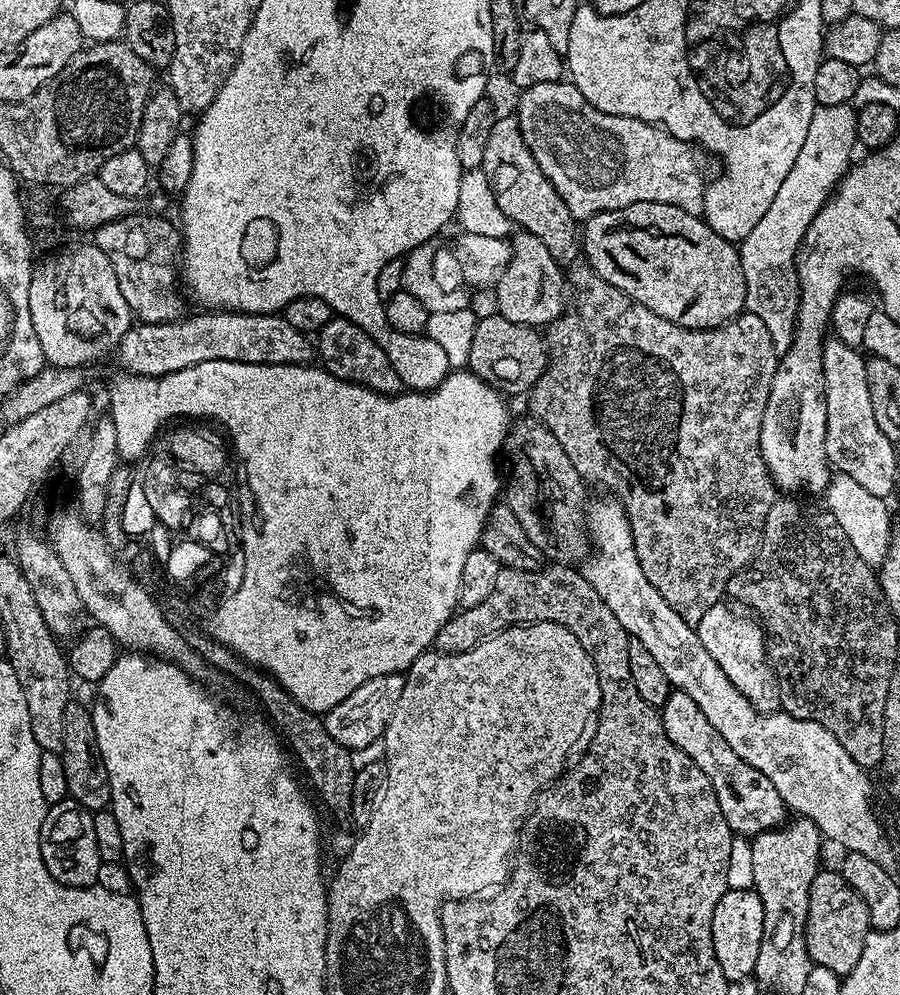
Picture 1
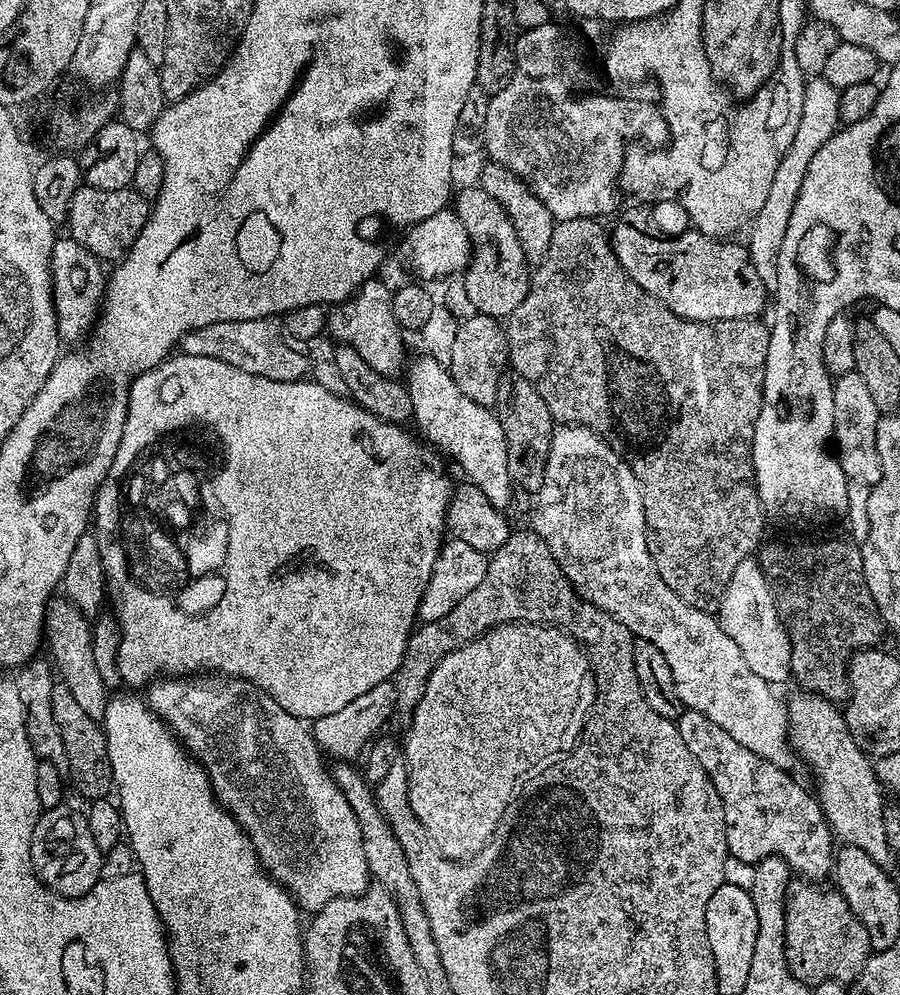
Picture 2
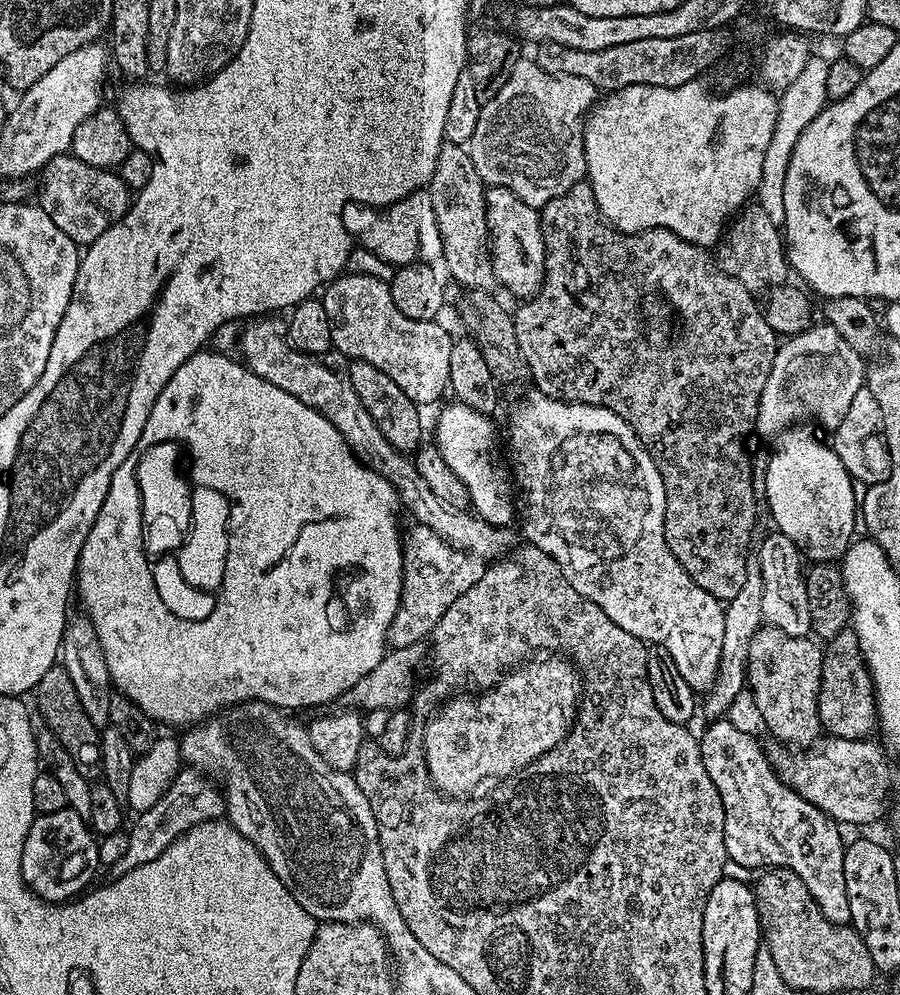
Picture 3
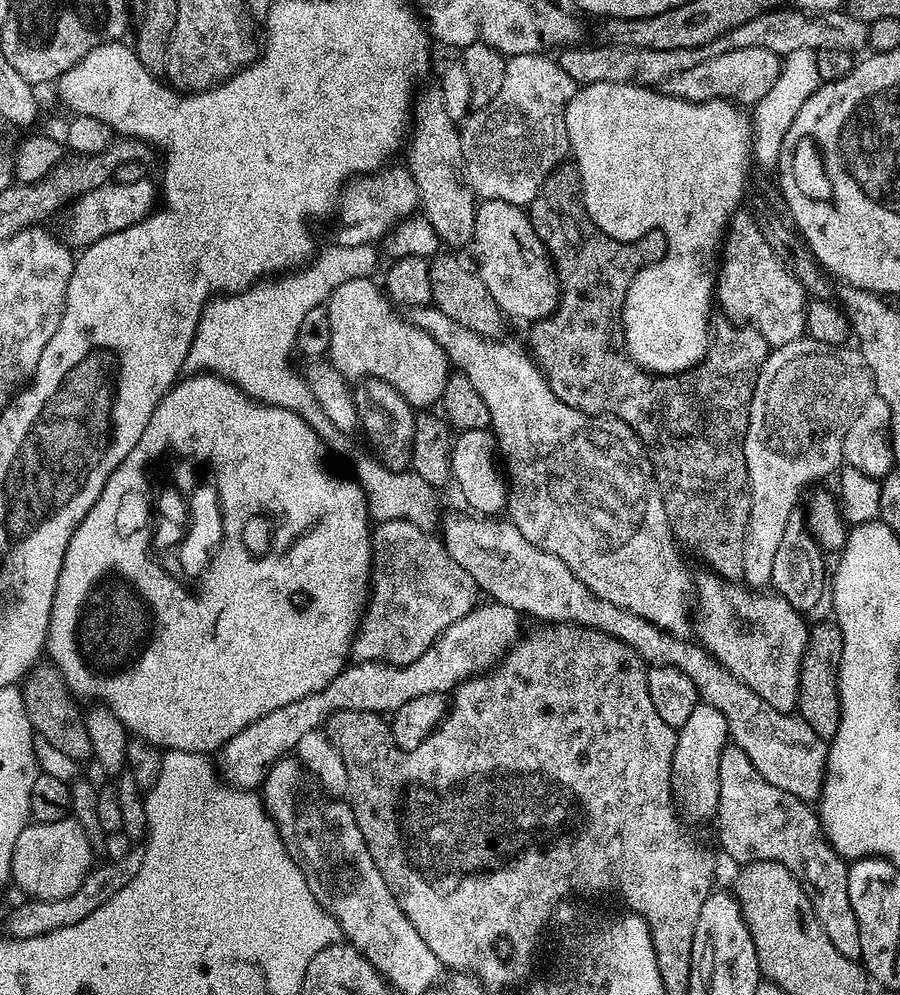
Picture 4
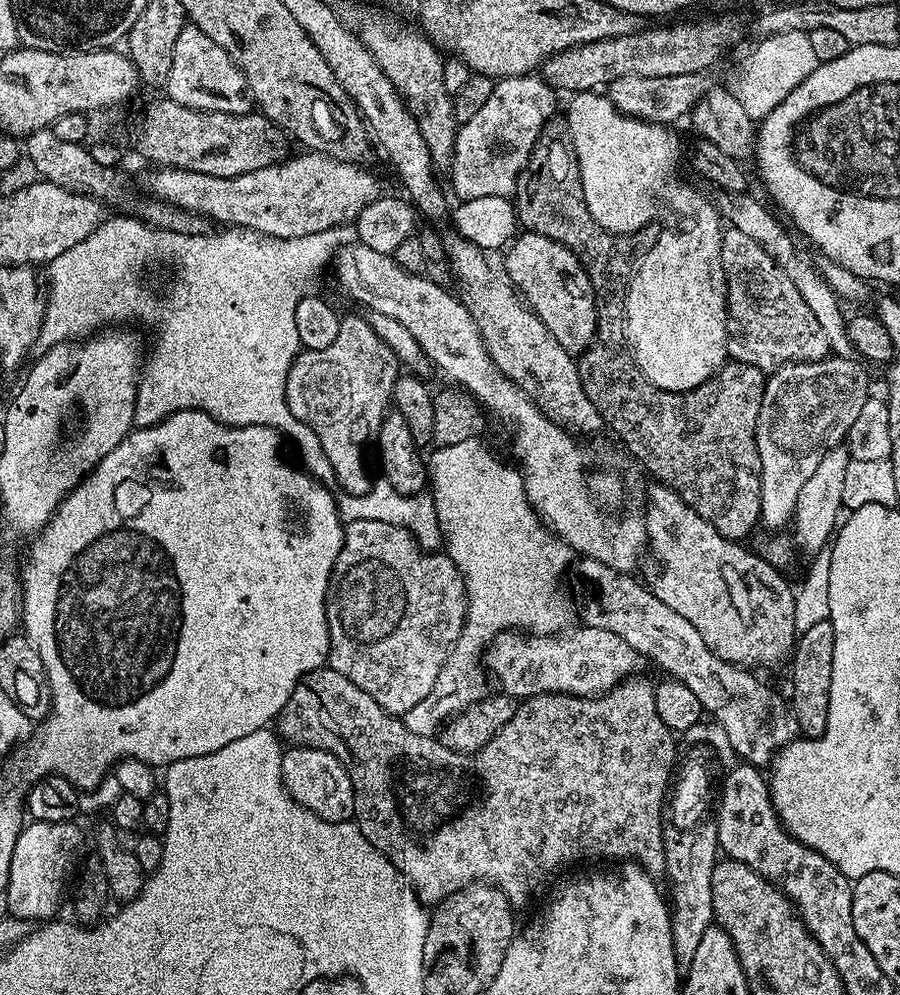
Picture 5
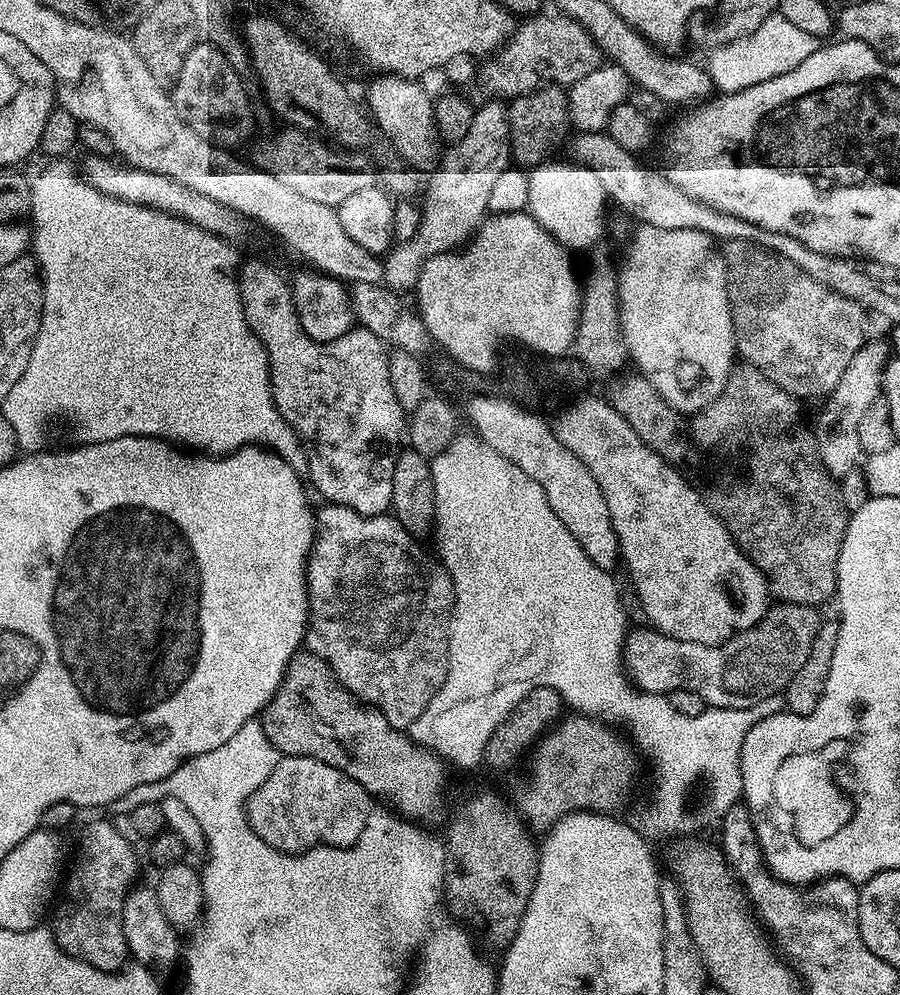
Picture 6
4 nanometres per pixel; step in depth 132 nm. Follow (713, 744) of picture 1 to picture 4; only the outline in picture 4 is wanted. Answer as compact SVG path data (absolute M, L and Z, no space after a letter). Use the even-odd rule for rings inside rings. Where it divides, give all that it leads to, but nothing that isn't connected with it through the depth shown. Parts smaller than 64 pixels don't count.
M729 746L720 751L718 762L718 778L720 779L720 797L714 817L714 824L720 827L719 847L726 854L736 859L741 866L753 864L759 860L778 862L794 874L794 878L804 888L810 898L814 914L818 922L822 922L822 930L846 954L846 958L860 960L860 935L858 934L858 918L854 918L854 906L850 906L850 890L848 889L848 864L843 856L837 854L832 848L832 843L824 836L824 828L820 825L819 815L812 812L805 801L794 794L786 794L786 790L778 790L778 786L770 786L758 770L746 758L741 748Z

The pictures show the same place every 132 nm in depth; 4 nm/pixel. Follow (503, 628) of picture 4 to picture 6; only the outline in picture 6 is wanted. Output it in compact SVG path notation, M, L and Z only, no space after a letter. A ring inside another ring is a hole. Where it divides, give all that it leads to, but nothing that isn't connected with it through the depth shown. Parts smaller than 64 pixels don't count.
M777 603L769 607L768 613L754 626L721 644L682 642L657 632L651 626L643 626L637 632L636 629L629 631L624 642L624 666L628 679L642 692L663 696L674 690L694 690L694 694L698 694L698 698L702 698L709 708L749 708L766 698L781 695L790 678L798 674L802 662L806 662L806 654L810 654L814 634L822 623L822 616L816 612L819 611L810 604Z

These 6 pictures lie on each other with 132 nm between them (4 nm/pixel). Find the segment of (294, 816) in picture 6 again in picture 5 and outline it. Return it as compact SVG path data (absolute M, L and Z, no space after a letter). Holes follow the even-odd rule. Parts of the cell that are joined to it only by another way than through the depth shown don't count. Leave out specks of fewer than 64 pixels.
M289 747L282 758L282 782L284 789L318 818L329 820L331 824L353 819L354 786L334 754L317 748Z

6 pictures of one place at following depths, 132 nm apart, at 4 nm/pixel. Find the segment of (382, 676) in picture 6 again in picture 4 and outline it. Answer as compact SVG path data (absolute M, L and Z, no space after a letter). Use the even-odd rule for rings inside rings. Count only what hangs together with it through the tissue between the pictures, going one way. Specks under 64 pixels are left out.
M382 520L371 529L372 575L368 603L359 618L355 636L352 638L351 659L356 662L377 660L379 664L409 664L426 650L458 618L470 614L478 603L478 589L474 578L450 558L443 539L429 534L405 520Z

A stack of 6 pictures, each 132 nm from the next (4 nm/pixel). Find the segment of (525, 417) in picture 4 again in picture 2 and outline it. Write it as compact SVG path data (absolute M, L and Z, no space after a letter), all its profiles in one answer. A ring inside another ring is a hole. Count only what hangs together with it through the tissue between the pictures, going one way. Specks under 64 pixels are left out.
M560 424L552 433L550 454L544 467L544 477L540 487L535 489L536 501L532 504L531 531L538 534L550 546L550 554L566 574L572 587L584 599L610 614L622 626L631 630L633 637L654 642L658 650L670 662L670 674L674 674L674 686L678 686L678 698L682 698L685 709L710 718L734 742L742 742L748 750L754 750L763 760L791 769L794 752L790 747L788 730L788 710L783 699L775 696L773 685L768 684L742 658L742 650L730 634L720 625L711 611L690 606L658 574L654 558L648 545L648 527L644 509L644 491L640 479L620 456L607 444L605 437L592 428L581 424Z

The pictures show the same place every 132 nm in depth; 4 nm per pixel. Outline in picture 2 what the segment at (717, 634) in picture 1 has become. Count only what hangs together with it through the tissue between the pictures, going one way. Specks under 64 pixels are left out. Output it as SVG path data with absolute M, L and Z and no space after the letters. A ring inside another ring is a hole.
M749 558L738 562L738 570L734 570L734 578L726 586L724 595L718 601L718 619L720 625L734 638L738 650L742 650L742 658L746 658L750 670L758 674L765 682L773 686L779 686L784 679L792 676L792 643L788 637L788 629L784 627L784 621L778 607L778 596L771 584L768 582L768 575L760 568L760 561L756 558Z

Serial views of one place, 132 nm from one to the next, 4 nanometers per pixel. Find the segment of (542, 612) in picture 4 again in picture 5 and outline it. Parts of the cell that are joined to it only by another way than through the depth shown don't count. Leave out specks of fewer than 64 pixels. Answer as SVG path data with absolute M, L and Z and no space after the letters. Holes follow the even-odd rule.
M589 556L577 559L574 572L575 568L584 583L584 601L580 604L580 616L584 620L581 621L587 627L610 630L626 638L645 661L652 663L653 660L671 679L690 686L705 713L726 730L733 753L740 756L741 761L757 766L771 765L772 757L797 739L800 723L789 701L785 697L783 700L770 685L763 684L755 671L718 658L718 654L702 642L702 634L698 634L678 610L670 610L649 585L647 588L635 580L635 575L614 570Z

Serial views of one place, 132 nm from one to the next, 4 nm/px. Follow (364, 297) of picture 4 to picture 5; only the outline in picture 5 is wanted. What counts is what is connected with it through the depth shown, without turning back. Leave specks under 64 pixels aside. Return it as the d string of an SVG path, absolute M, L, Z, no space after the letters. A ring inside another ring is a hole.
M345 315L340 321L338 338L334 338L332 345L326 346L326 350L301 350L290 366L290 374L286 378L286 402L294 418L318 434L322 450L326 450L326 458L330 458L335 483L340 483L339 487L345 492L365 492L373 482L373 477L368 476L368 464L364 461L364 447L373 443L380 422L389 409L397 375L396 355L390 346L386 346L386 342L382 342L382 338L378 338L378 334L374 334L363 315Z

